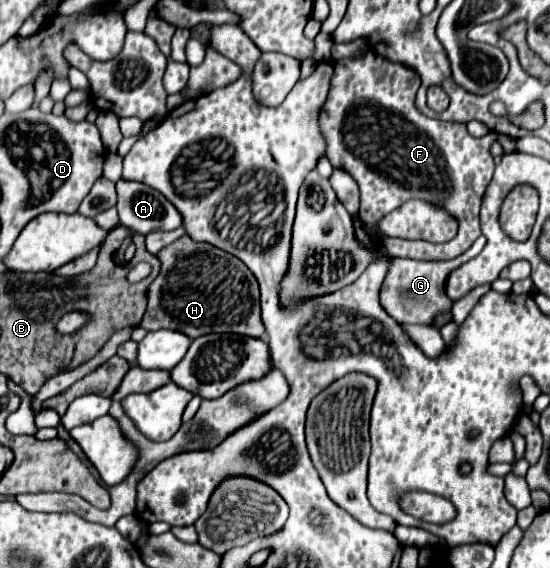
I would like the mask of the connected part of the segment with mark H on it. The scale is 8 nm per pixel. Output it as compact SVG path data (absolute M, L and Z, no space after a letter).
M189 235L161 249L157 257L161 261L161 273L149 287L149 305L141 327L147 331L177 329L191 339L207 333L263 337L259 285L243 261L211 243L197 243Z

